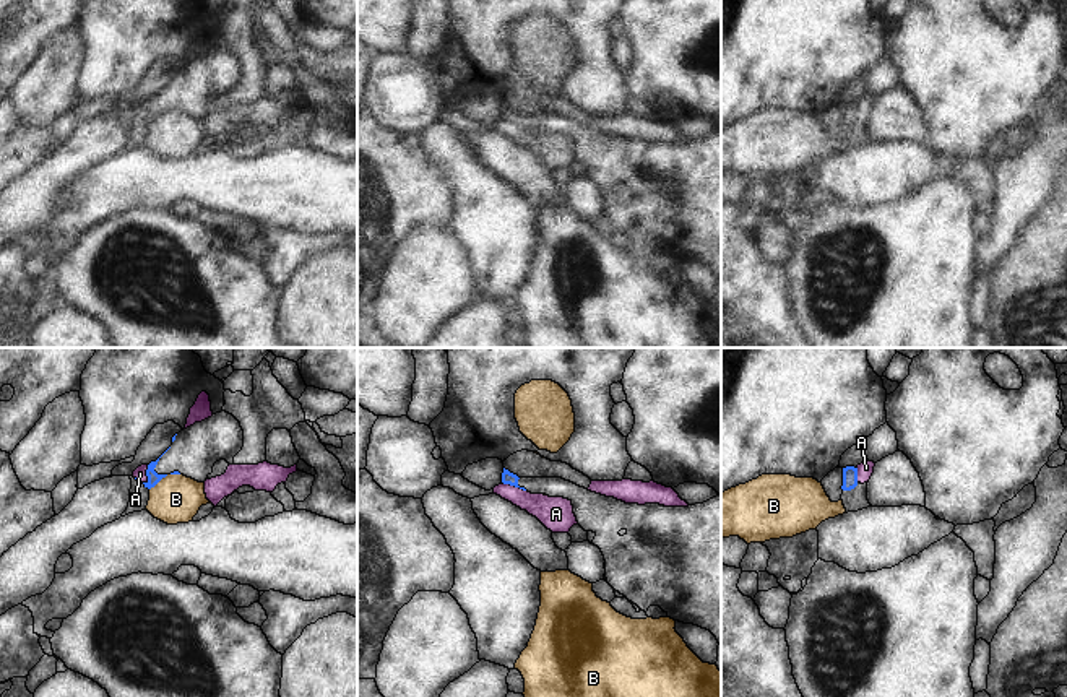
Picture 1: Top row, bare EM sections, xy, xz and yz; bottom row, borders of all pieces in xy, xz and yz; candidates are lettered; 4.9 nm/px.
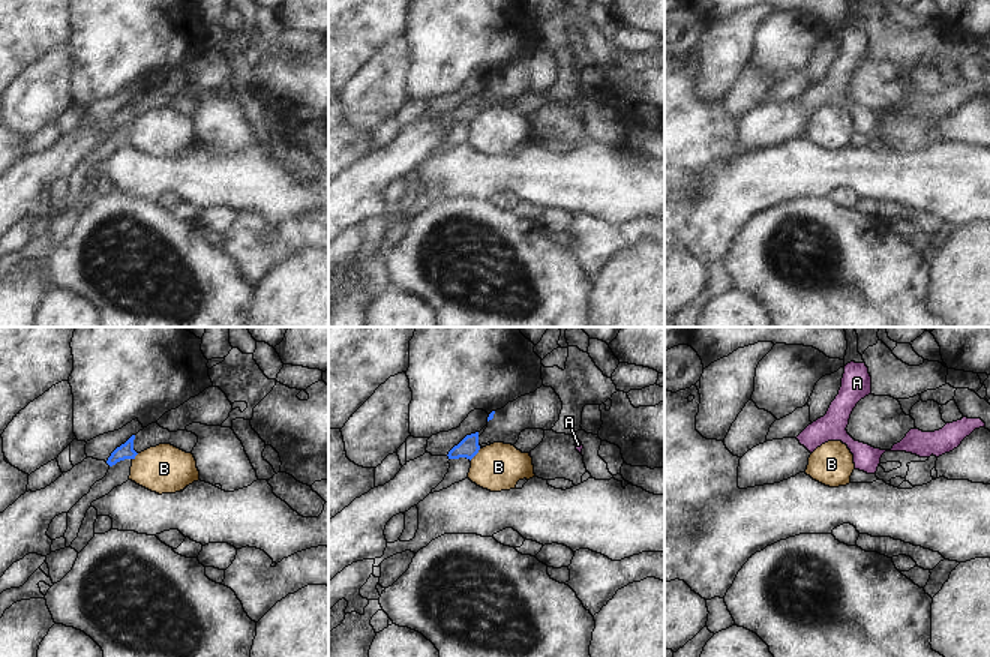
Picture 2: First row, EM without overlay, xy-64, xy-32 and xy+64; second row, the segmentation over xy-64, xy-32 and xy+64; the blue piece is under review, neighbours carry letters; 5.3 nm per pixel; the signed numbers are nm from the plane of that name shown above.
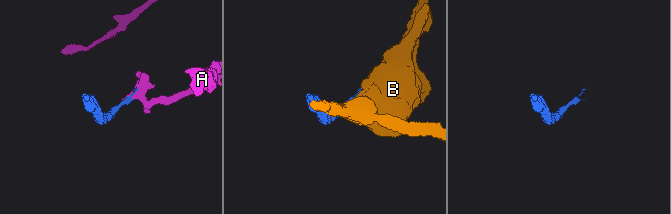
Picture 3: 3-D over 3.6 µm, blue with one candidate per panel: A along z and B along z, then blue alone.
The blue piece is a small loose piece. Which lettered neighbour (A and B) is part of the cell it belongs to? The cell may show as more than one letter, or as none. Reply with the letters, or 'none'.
none

